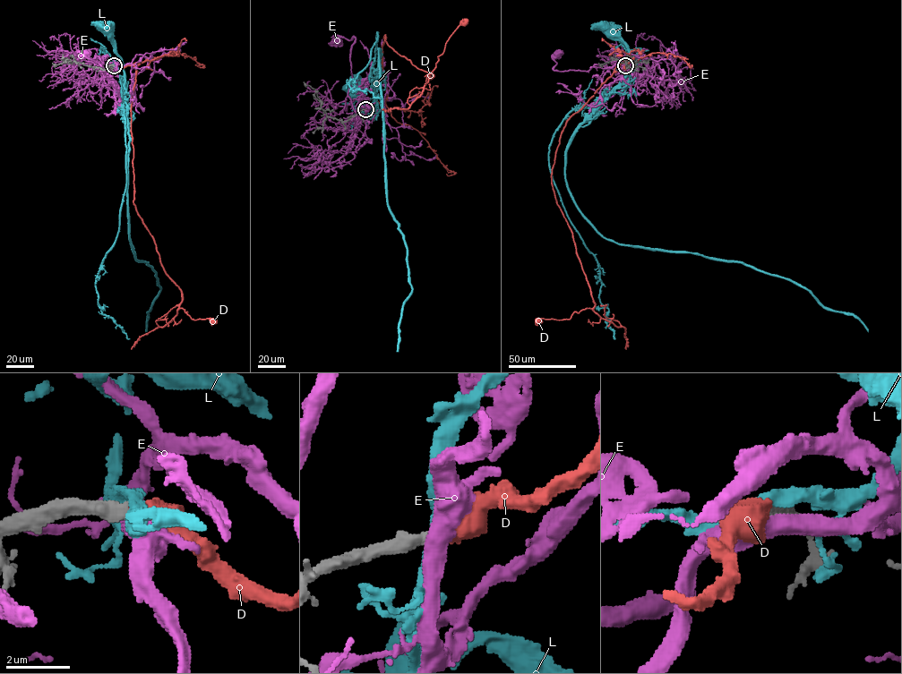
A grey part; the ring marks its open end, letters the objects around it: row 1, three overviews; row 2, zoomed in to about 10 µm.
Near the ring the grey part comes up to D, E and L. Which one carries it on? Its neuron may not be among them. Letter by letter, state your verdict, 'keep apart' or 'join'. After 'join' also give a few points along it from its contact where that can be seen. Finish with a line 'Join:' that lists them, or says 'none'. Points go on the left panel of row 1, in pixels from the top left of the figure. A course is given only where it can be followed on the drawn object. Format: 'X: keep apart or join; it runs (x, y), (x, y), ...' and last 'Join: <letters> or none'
D: join; it runs (114, 65), (136, 70), (131, 107), (133, 204), (165, 273), (181, 292), (178, 308), (193, 319), (213, 320)
E: keep apart
L: keep apart
Join: D

